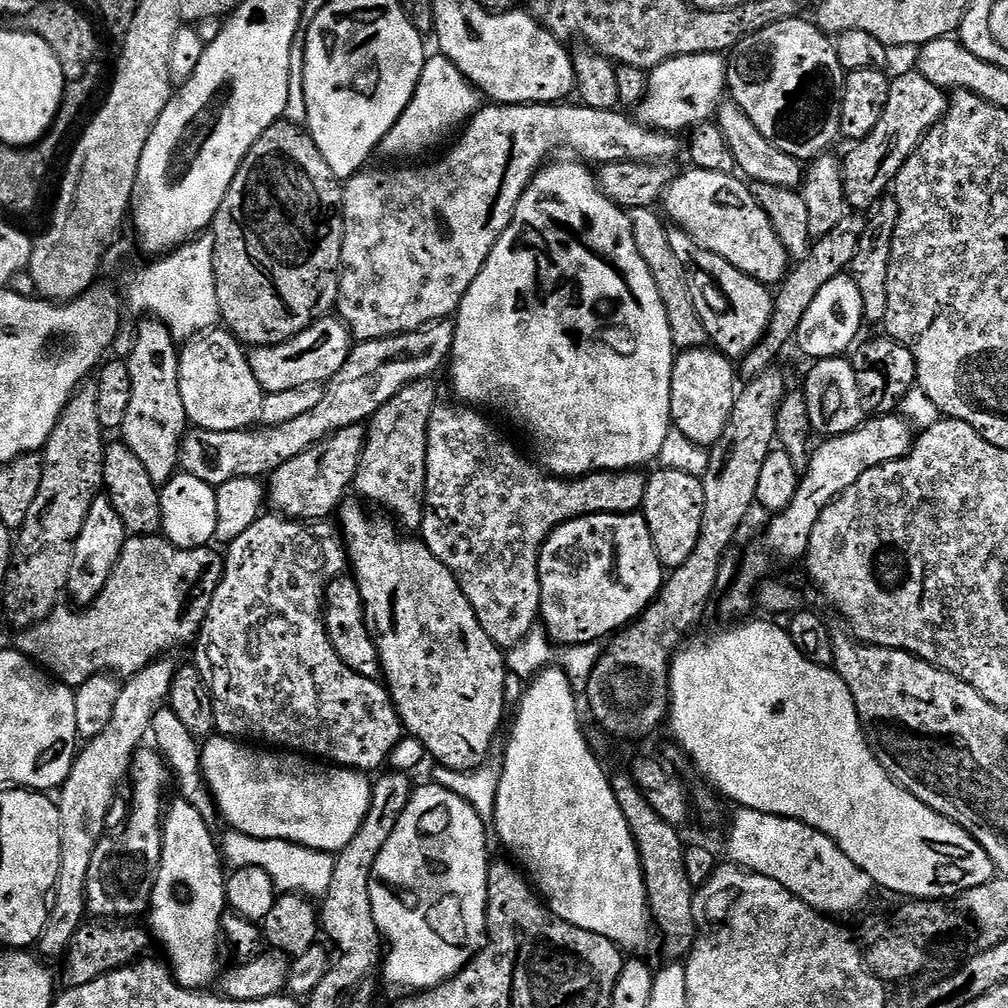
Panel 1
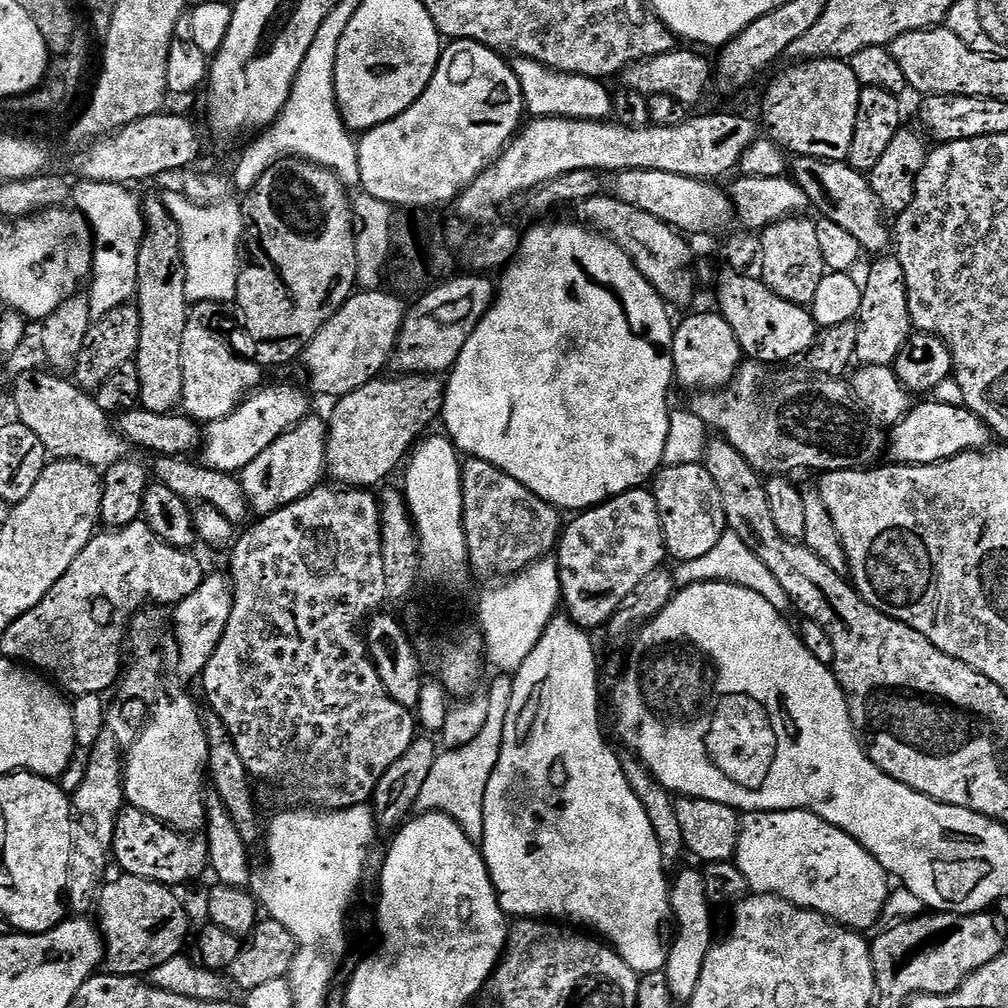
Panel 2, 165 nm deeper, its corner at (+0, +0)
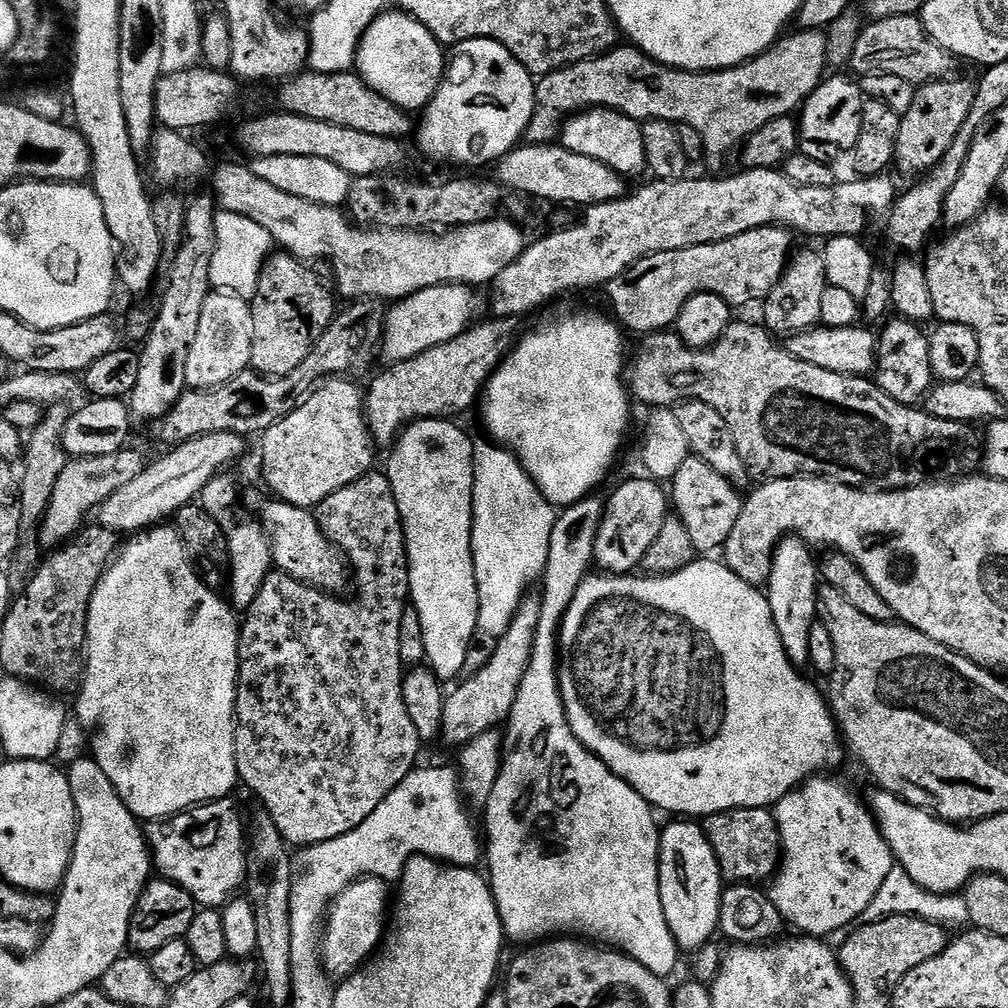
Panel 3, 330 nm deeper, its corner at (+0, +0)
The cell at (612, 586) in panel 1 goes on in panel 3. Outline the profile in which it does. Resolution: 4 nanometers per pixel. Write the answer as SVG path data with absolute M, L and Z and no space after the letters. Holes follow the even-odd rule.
M643 479L628 480L613 490L612 497L607 497L593 550L595 567L605 573L628 574L639 569L646 550L662 530L662 522L670 515L669 493L665 489L663 492L657 481Z

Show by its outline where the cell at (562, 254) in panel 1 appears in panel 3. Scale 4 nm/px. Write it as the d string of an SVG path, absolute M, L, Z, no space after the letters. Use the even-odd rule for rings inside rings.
M578 312L570 316L564 317L562 320L548 320L545 324L537 326L533 332L526 336L521 335L518 343L513 347L512 351L504 357L504 360L488 383L484 385L482 393L482 405L484 404L484 428L489 432L491 439L497 445L507 448L515 453L520 459L520 464L530 474L530 478L538 486L538 490L557 510L569 508L570 505L576 504L580 500L584 500L587 496L593 495L597 491L596 487L603 482L608 476L608 471L616 464L616 455L620 452L620 447L624 444L624 431L628 428L628 419L632 416L632 408L628 405L630 401L630 392L626 387L626 380L620 375L625 375L626 360L624 364L624 336L625 329L621 328L615 319L606 316L604 318L600 314L592 314L590 312Z

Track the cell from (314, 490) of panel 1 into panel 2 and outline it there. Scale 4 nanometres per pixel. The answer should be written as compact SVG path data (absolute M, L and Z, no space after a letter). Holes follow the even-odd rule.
M400 374L395 377L397 380L384 380L385 378L373 378L367 384L362 385L358 390L350 394L339 397L332 408L332 417L327 417L328 425L328 445L326 446L326 462L328 463L326 472L329 477L333 476L337 485L346 488L363 488L365 490L375 489L375 484L380 484L396 467L399 469L405 463L406 457L411 453L418 438L423 437L429 431L428 427L432 423L437 423L438 417L444 410L444 386L445 381L436 374Z

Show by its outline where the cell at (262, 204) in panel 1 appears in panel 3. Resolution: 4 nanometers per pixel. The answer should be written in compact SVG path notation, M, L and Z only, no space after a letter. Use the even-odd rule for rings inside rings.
M283 250L264 261L256 295L250 301L254 314L251 367L262 376L285 376L302 366L306 354L314 350L338 311L333 289L328 289L308 268L311 267L305 261Z

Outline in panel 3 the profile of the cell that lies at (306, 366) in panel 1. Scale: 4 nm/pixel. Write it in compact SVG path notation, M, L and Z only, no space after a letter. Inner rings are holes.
M439 284L395 301L384 321L384 335L380 337L378 352L381 357L384 355L383 363L406 362L426 350L434 350L434 346L442 346L442 342L461 336L477 319L476 292L475 287L467 284Z

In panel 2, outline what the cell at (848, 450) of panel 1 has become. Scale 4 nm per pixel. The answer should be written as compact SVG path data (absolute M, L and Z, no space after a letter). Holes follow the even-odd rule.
M928 400L925 404L917 403L897 424L890 429L886 440L886 456L893 465L898 464L937 464L954 458L963 452L979 452L993 443L994 437L983 422L969 408L956 404L943 404L940 400Z

